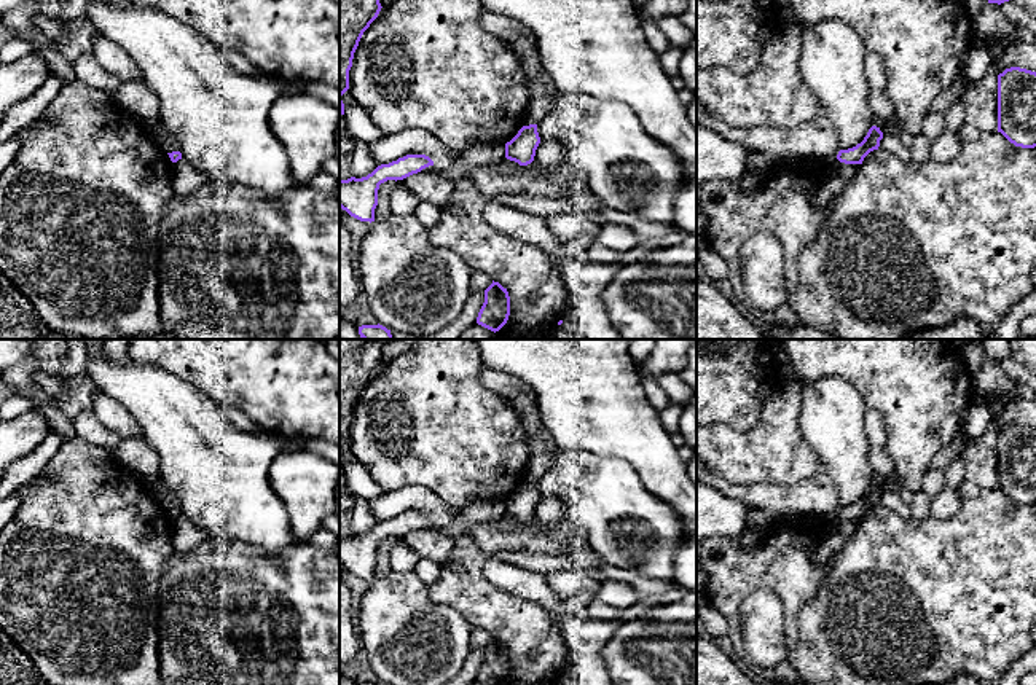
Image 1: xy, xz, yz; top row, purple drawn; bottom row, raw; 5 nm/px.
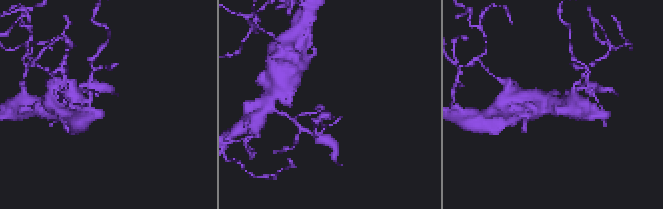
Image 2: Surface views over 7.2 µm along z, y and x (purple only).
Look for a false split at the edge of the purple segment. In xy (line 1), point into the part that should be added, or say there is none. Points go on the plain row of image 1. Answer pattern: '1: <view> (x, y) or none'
1: none

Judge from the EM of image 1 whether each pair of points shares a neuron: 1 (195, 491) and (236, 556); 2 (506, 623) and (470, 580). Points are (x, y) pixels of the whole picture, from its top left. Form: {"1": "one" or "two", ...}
{"1": "two", "2": "one"}

